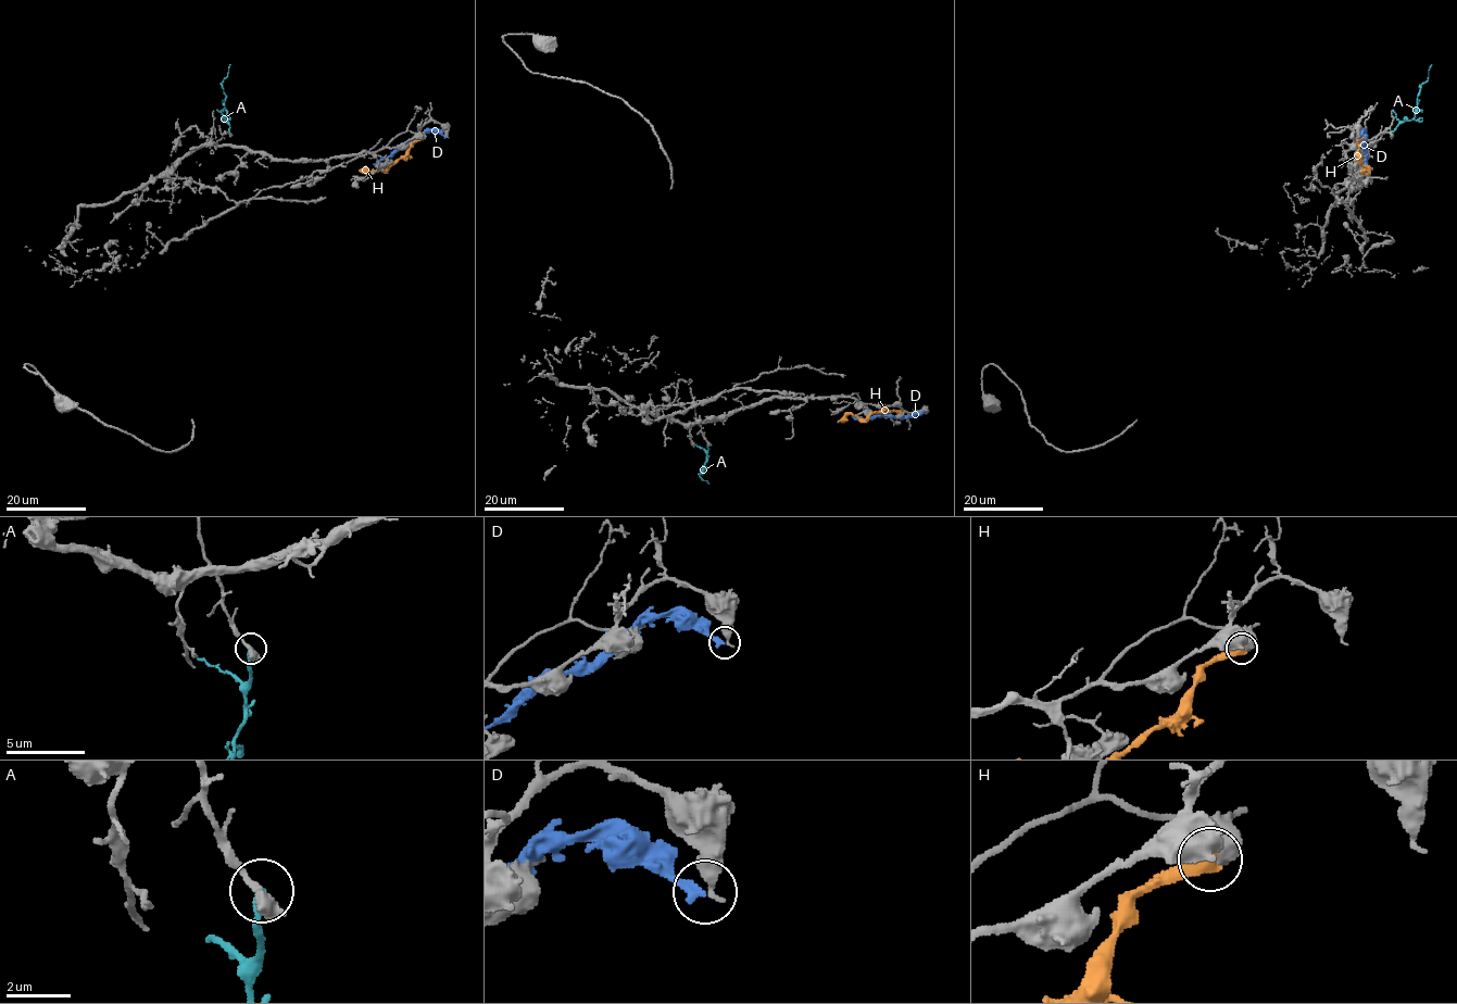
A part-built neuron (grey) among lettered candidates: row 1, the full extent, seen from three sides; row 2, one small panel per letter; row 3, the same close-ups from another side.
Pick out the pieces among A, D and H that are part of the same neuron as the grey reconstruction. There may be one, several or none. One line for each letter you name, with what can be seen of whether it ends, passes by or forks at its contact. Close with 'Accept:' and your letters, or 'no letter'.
Accept: no letter

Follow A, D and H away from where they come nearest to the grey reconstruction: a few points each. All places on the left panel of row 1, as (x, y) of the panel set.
A: (229, 133), (225, 95), (221, 84), (230, 64)
D: (446, 137), (426, 129), (382, 158), (378, 172)
H: (422, 139), (415, 140), (410, 151), (386, 168), (359, 170)

